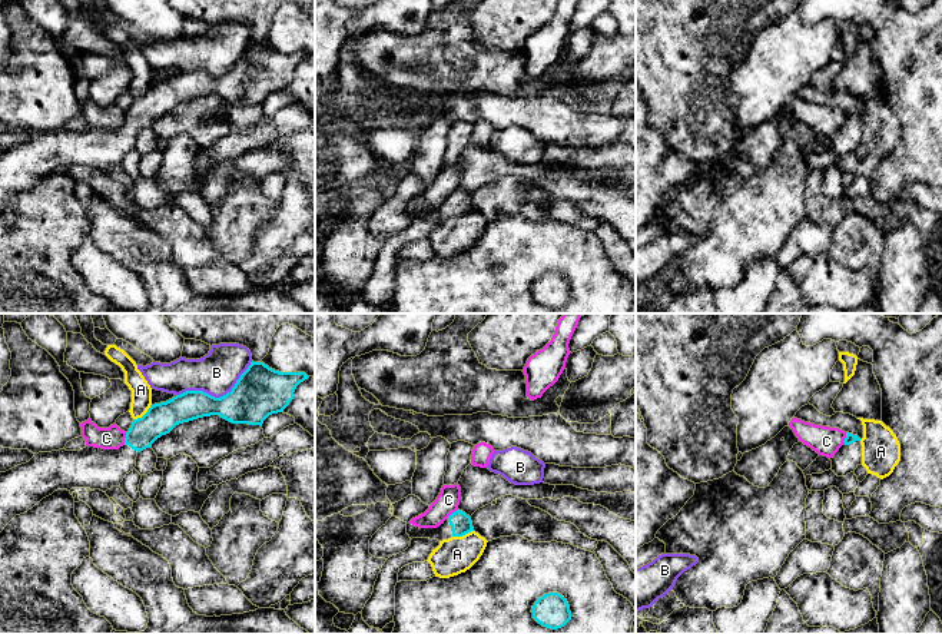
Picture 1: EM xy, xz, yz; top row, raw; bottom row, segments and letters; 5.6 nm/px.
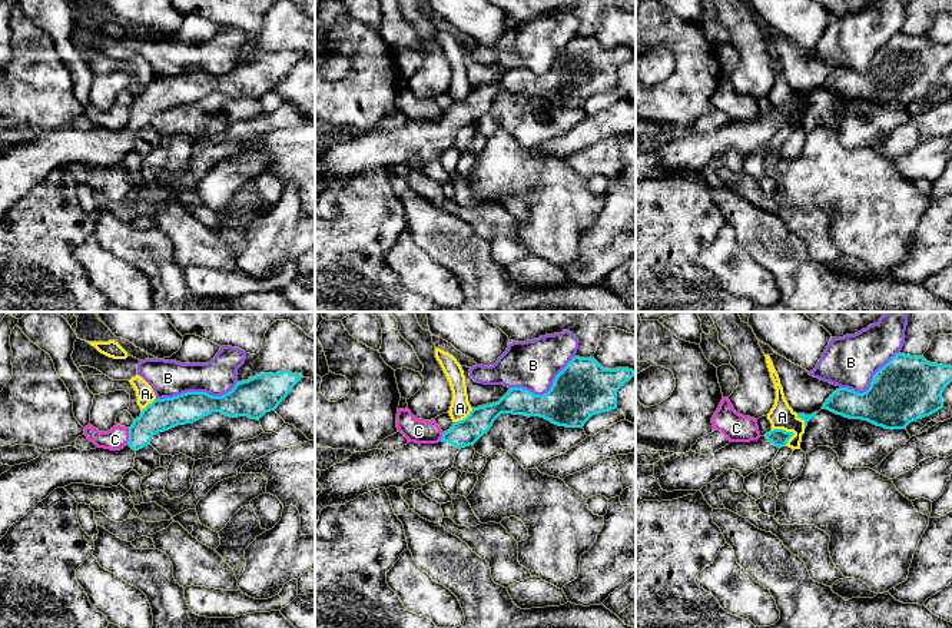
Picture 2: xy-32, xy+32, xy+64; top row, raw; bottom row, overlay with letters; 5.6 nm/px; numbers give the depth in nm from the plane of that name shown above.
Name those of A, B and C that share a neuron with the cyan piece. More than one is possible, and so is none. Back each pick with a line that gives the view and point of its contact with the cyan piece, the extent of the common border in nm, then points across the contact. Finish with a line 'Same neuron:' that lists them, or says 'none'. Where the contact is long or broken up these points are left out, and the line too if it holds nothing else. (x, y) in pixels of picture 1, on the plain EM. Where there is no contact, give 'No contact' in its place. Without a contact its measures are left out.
Same neuron: none

